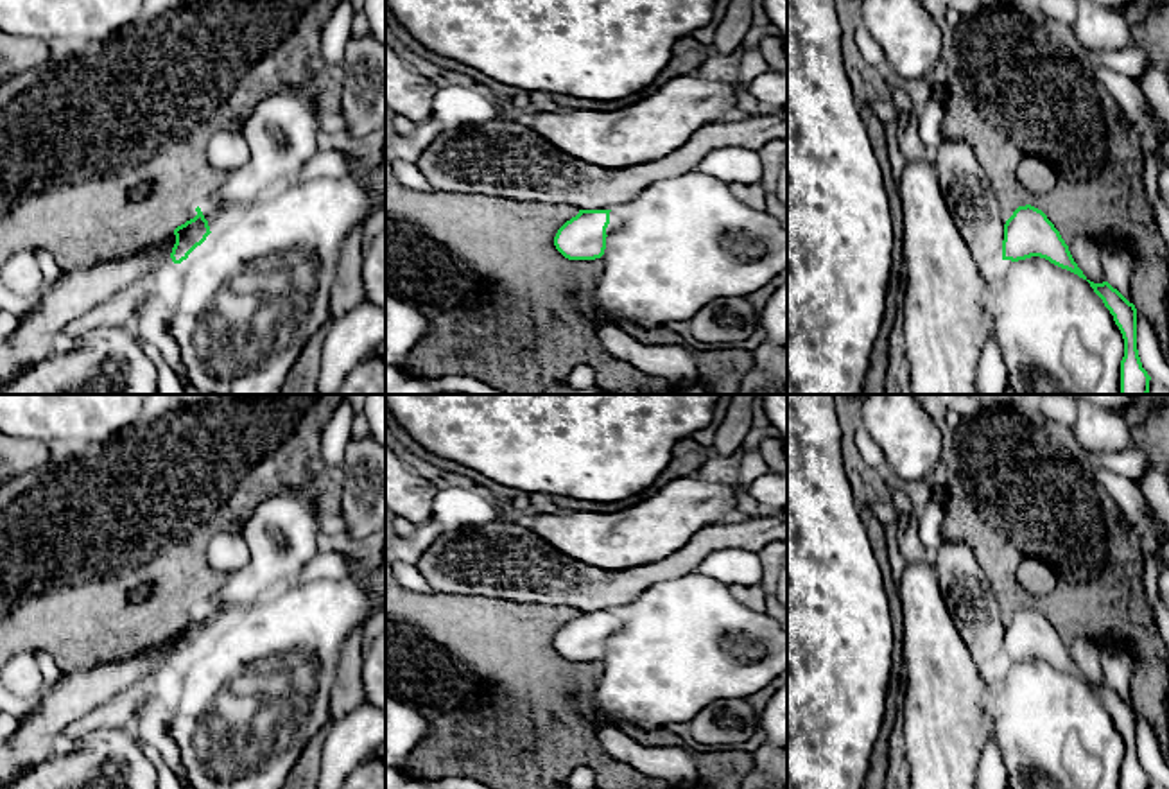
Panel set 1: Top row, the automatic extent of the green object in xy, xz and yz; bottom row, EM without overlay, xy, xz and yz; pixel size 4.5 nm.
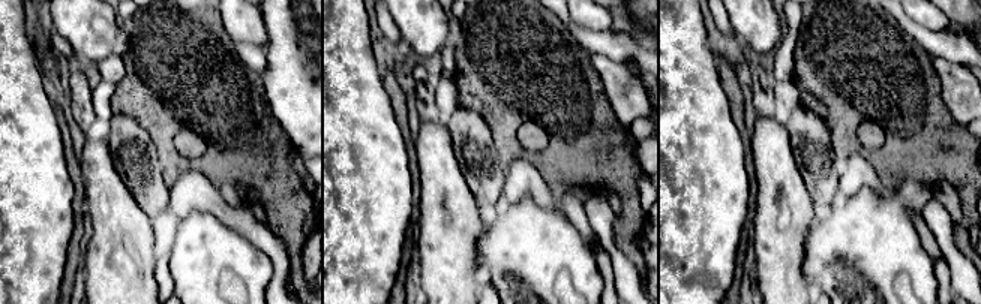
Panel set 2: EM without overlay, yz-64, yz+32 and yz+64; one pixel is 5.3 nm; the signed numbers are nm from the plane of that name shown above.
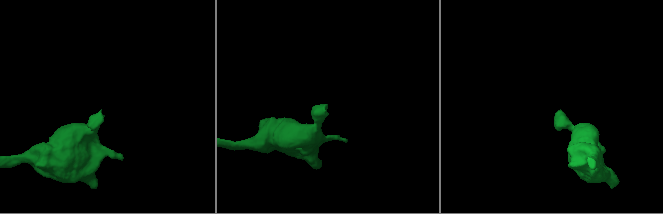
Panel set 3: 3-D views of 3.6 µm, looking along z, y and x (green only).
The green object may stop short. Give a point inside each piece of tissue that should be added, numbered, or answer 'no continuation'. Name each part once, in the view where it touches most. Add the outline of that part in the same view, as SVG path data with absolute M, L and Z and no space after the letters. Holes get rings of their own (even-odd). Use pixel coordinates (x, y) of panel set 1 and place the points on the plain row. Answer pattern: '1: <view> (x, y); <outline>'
1: xy (282, 531); M287 486L260 500L240 533L251 561L199 608L213 633L233 613L283 588L317 554L319 507L310 486Z

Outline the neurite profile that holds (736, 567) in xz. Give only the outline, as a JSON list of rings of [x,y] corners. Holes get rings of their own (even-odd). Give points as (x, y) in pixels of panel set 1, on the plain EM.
[[[717,549],[699,563],[697,572],[719,579],[730,588],[762,585],[758,552],[748,549]]]

